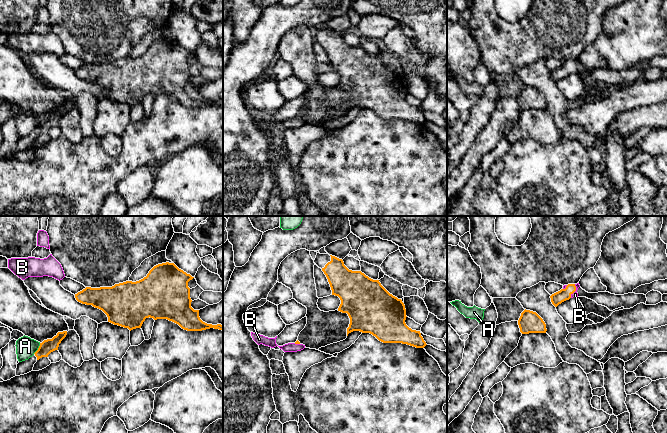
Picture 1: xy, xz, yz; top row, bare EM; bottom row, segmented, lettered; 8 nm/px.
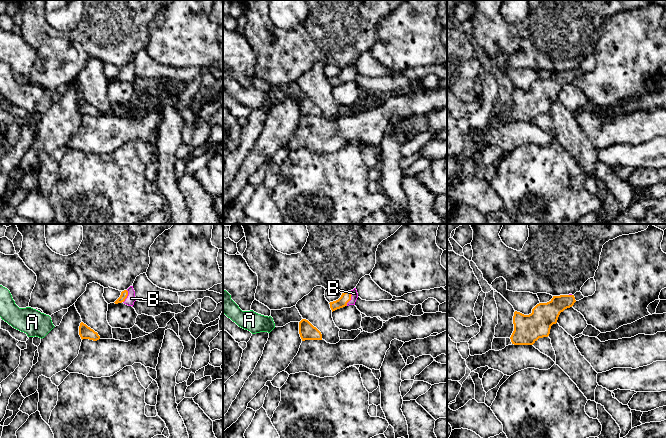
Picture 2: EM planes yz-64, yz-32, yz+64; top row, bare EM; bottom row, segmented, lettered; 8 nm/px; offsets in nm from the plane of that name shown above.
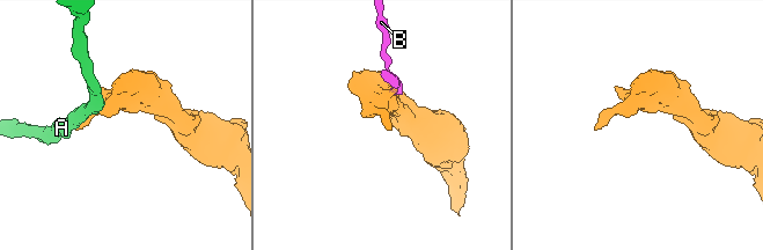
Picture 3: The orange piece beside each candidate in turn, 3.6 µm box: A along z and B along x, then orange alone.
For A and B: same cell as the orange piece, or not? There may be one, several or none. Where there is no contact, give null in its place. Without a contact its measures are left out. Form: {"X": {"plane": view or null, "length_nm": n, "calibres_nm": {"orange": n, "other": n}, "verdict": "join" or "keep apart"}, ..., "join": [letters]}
{"A": {"plane": "xy", "length_nm": 110, "calibres_nm": {"orange": 110, "other": 160}, "verdict": "keep apart"}, "B": {"plane": "yz", "length_nm": 120, "calibres_nm": {"orange": 100, "other": 50}, "verdict": "join"}, "join": ["B"]}

